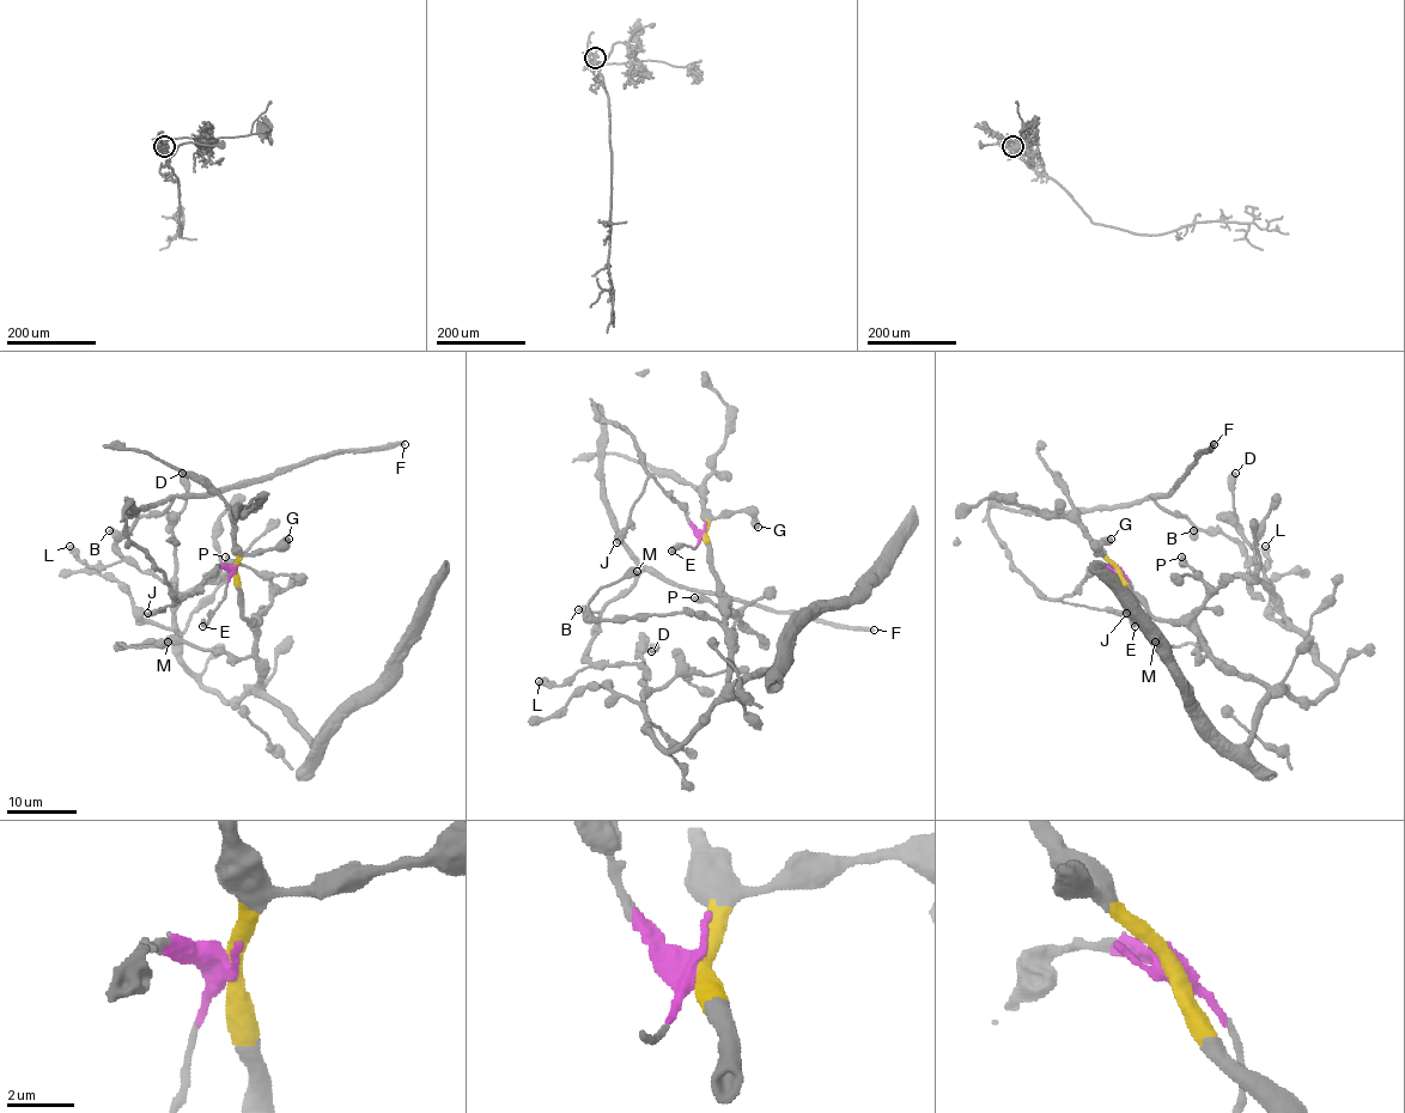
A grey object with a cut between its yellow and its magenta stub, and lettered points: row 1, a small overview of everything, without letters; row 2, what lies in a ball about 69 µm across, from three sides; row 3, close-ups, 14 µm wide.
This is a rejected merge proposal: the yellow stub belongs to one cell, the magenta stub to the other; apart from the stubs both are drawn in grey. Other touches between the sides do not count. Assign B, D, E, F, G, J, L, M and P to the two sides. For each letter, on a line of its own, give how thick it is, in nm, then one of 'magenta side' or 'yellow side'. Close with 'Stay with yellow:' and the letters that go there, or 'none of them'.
B: 550 nm thick; magenta side
D: 650 nm thick; yellow side
E: 550 nm thick; magenta side
F: 340 nm thick; magenta side
G: 700 nm thick; yellow side
J: 550 nm thick; magenta side
L: 550 nm thick; magenta side
M: 700 nm thick; yellow side
P: 480 nm thick; yellow side
Stay with yellow: D, G, M, P

